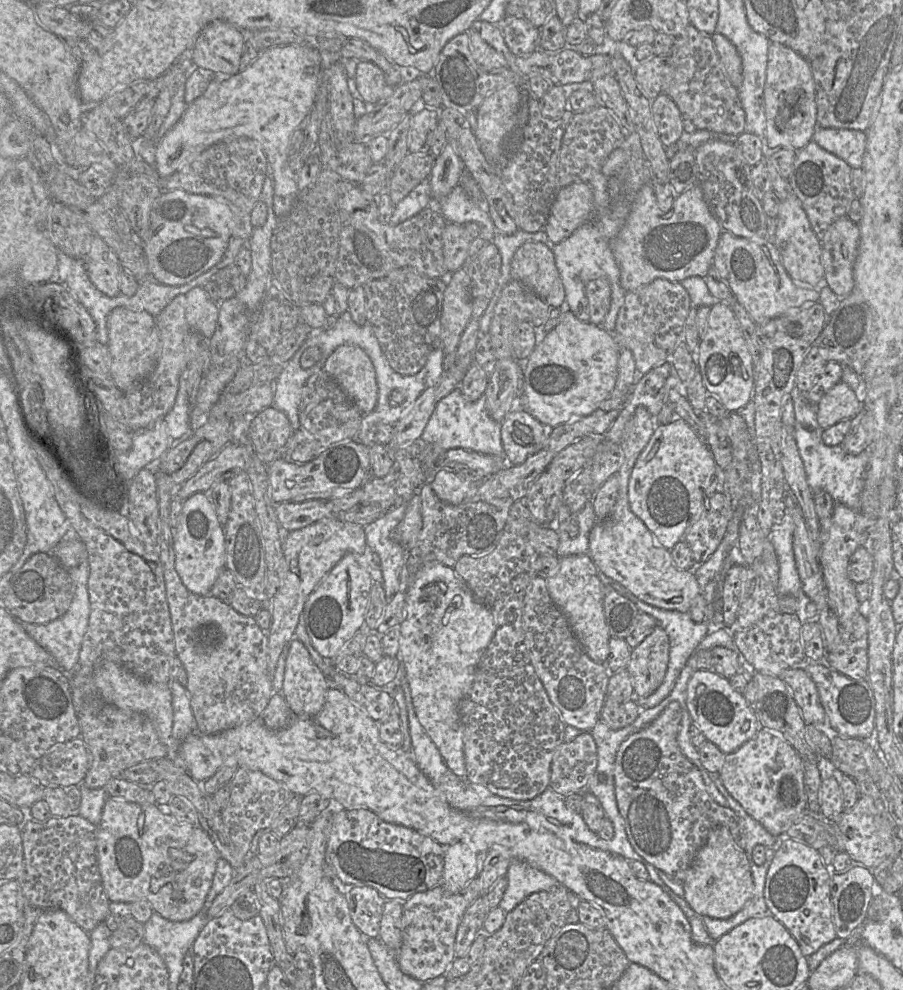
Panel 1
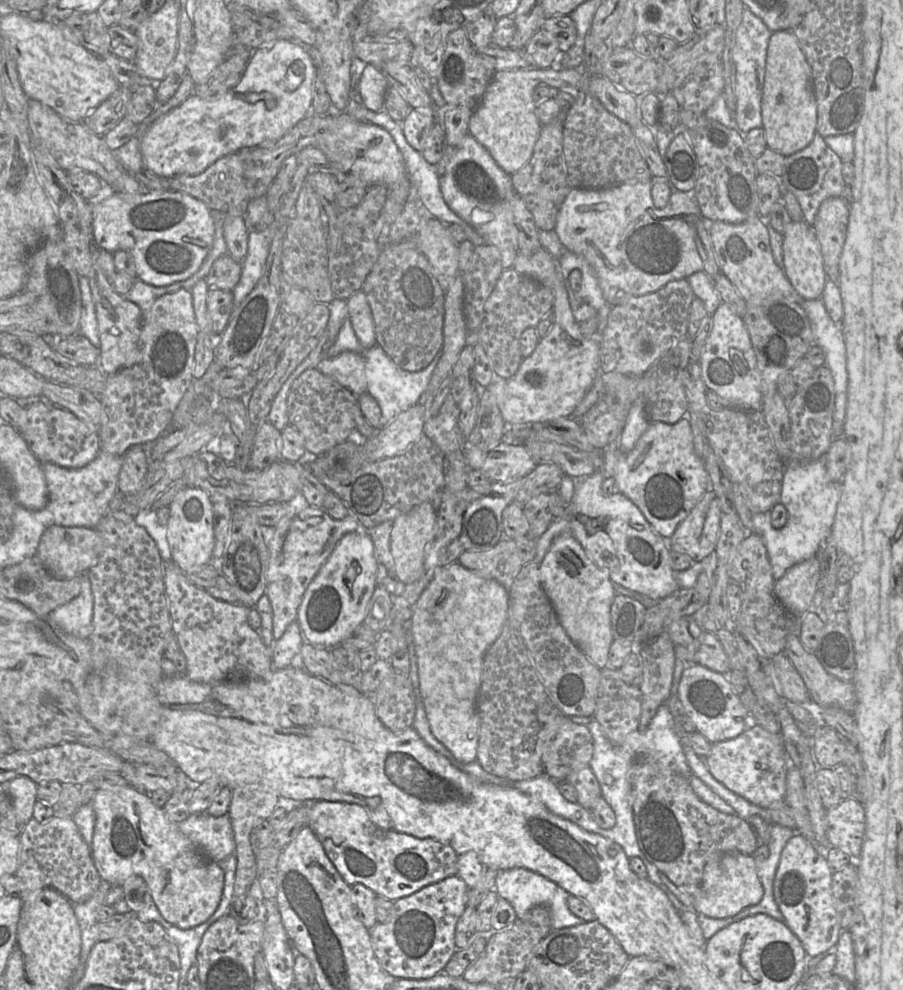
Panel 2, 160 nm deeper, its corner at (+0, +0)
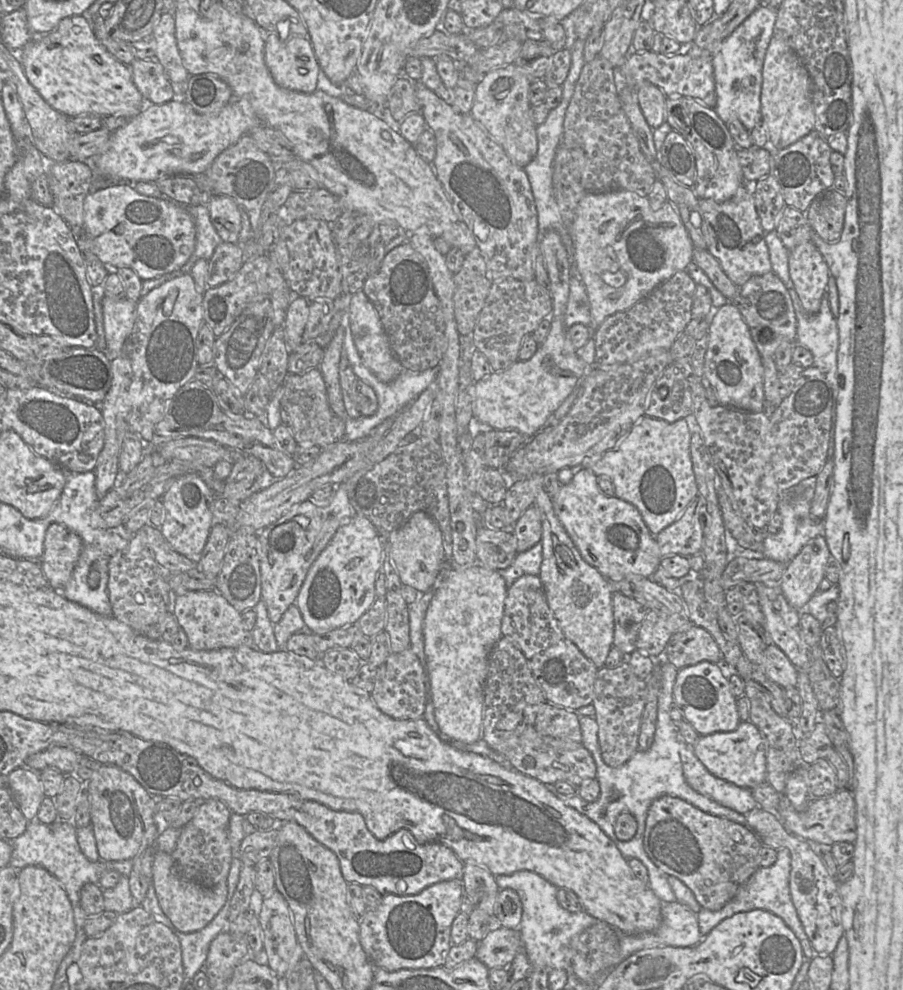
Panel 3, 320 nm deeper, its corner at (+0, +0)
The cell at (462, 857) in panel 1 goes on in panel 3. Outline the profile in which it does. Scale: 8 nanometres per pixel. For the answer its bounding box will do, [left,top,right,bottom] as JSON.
[462,862,522,929]

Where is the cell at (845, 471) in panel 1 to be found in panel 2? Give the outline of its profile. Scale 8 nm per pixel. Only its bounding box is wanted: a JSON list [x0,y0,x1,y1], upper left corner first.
[752,457,841,580]

